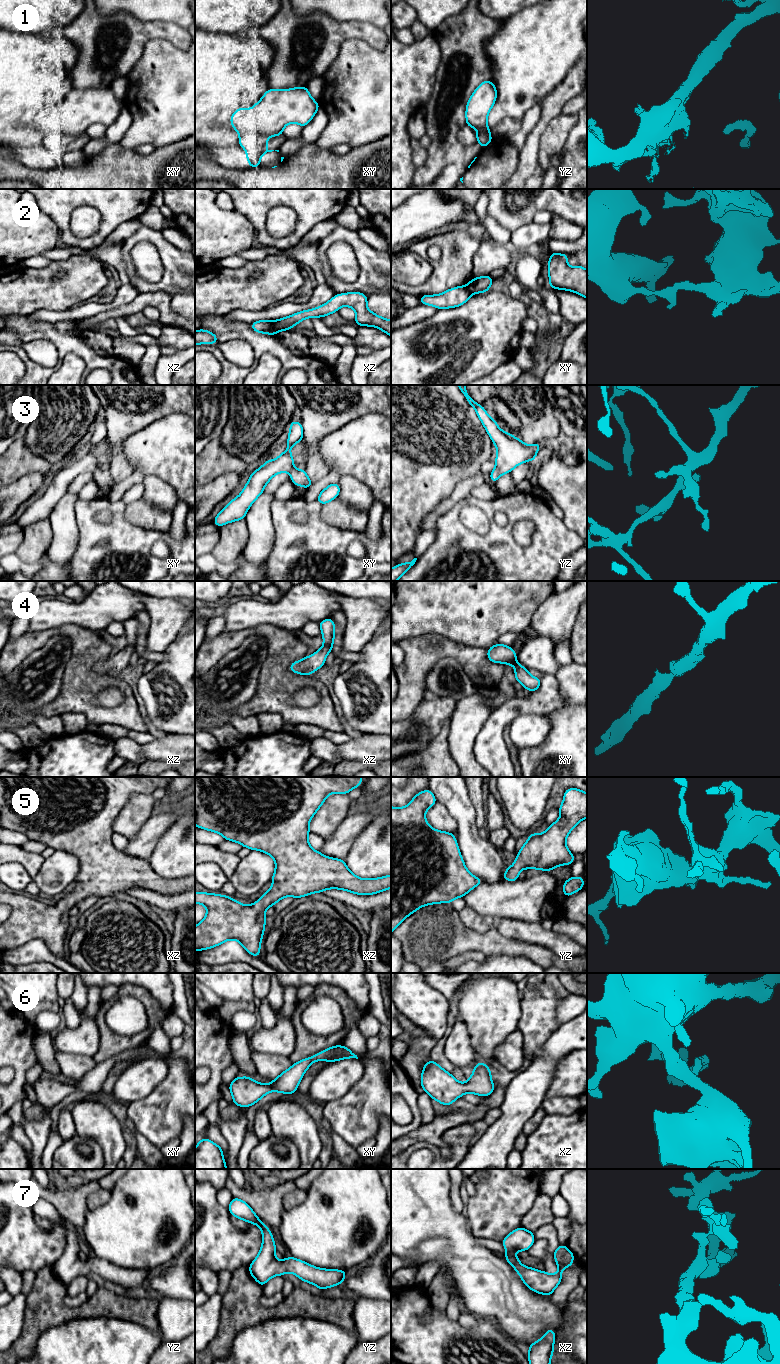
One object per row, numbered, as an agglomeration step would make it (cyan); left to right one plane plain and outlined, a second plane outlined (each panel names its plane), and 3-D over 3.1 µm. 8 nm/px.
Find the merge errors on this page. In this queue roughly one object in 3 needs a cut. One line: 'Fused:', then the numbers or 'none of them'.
Fused: 2

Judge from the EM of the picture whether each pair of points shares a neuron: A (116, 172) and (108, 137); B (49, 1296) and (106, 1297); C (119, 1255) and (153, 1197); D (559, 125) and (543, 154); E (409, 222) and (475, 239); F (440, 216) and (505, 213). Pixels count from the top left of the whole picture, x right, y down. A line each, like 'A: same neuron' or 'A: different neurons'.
A: different neurons
B: same neuron
C: same neuron
D: same neuron
E: different neurons
F: different neurons

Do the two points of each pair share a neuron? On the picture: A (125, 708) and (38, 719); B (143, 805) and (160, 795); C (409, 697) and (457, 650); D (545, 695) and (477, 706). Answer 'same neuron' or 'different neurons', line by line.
A: different neurons
B: different neurons
C: same neuron
D: different neurons

